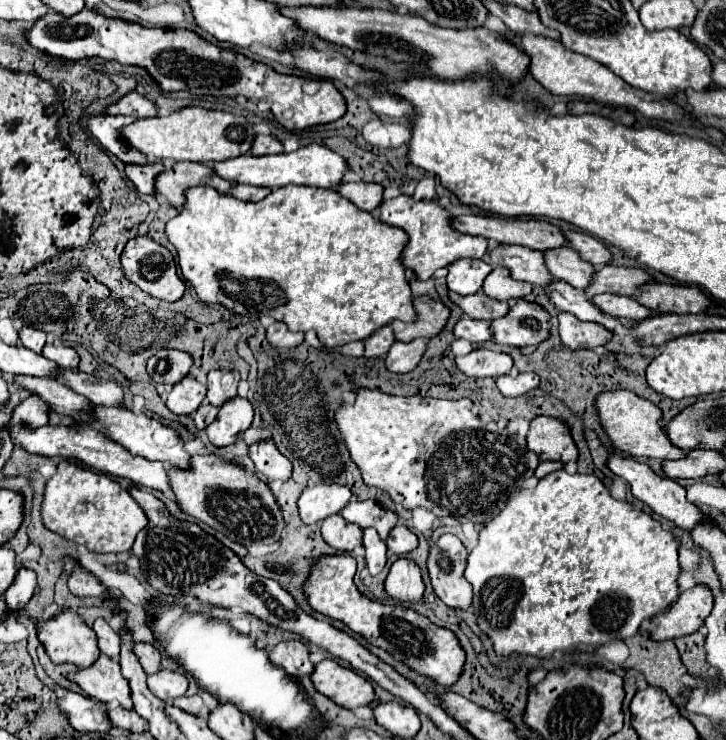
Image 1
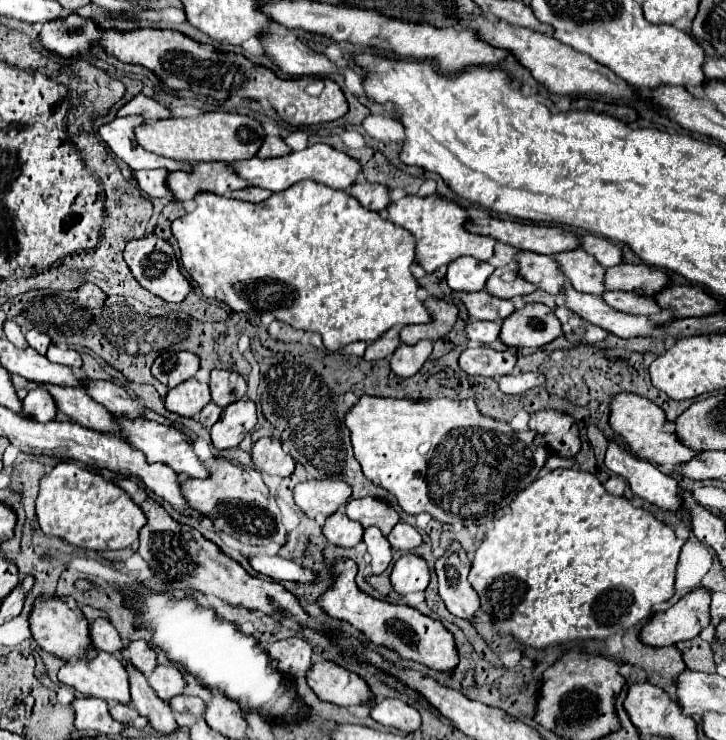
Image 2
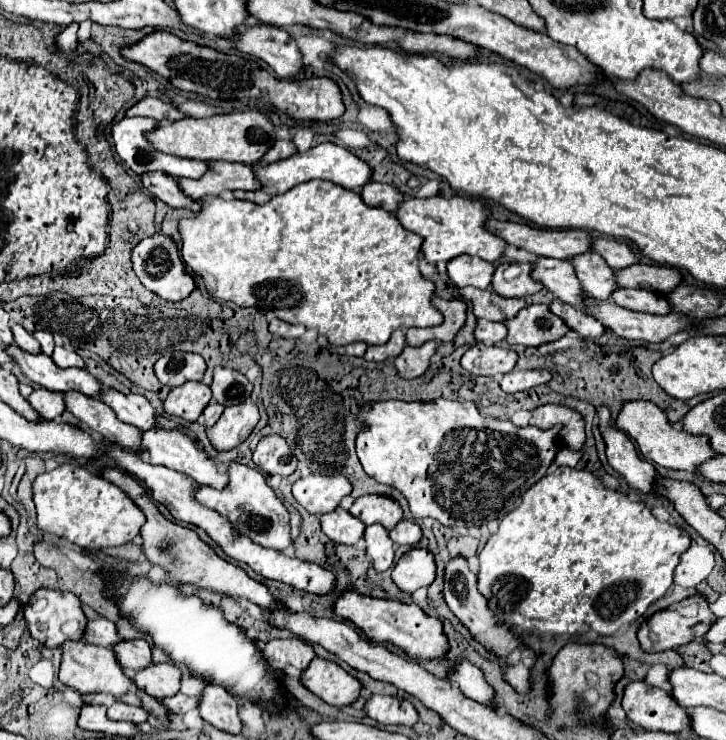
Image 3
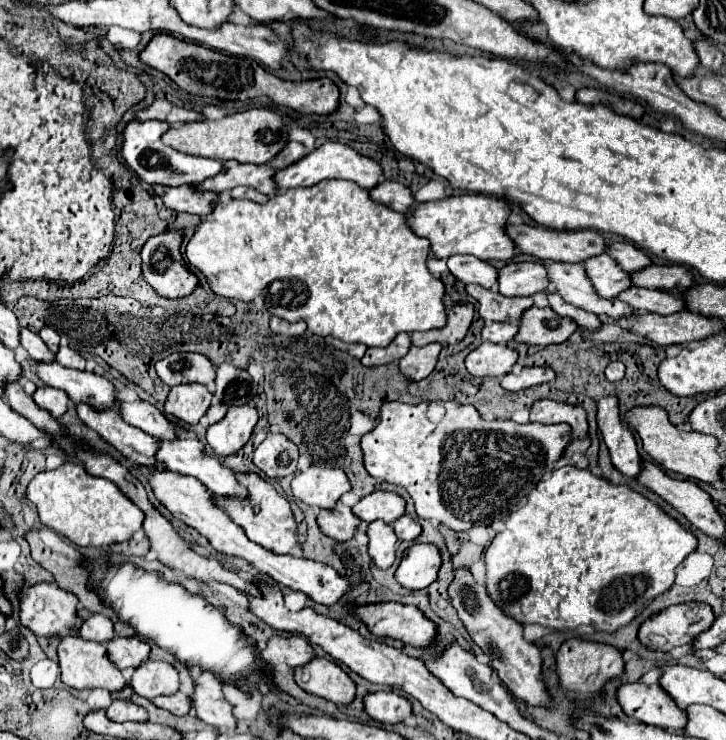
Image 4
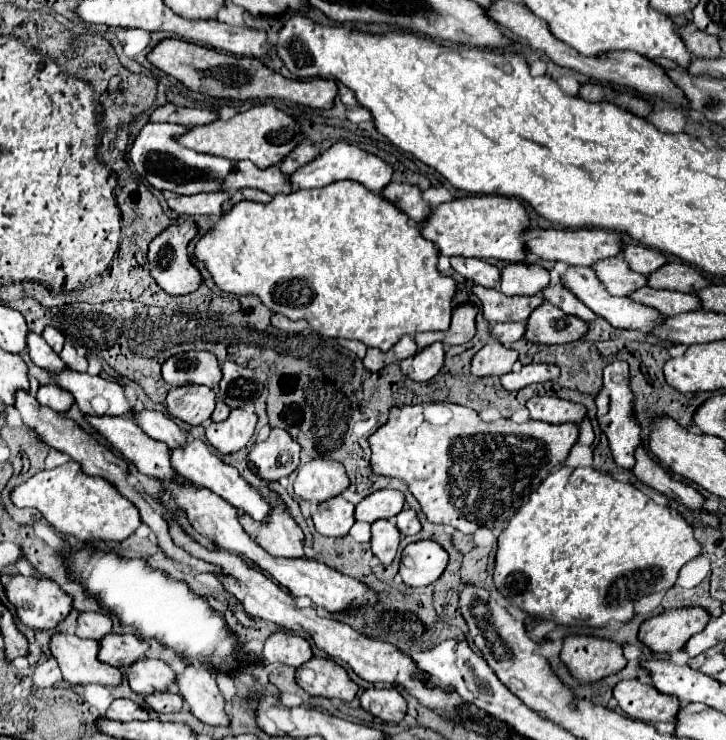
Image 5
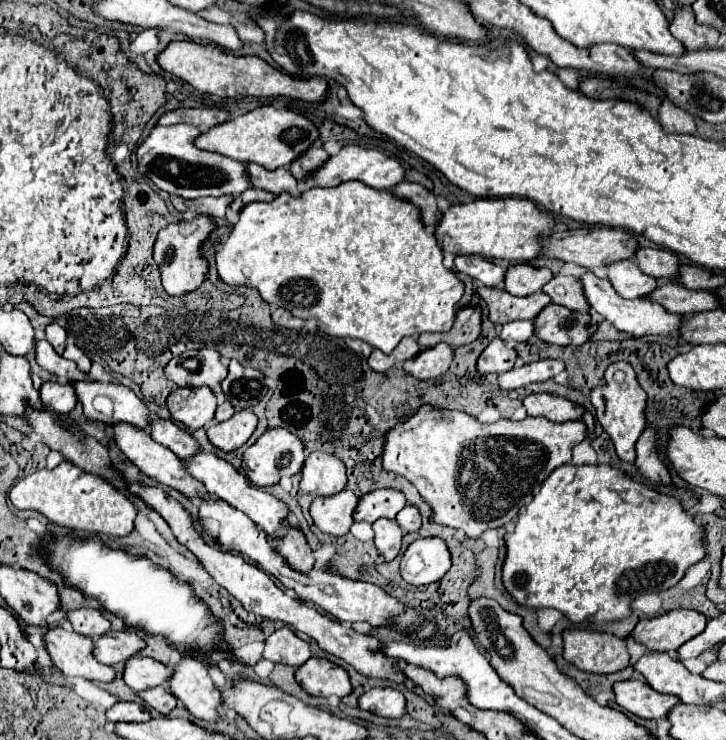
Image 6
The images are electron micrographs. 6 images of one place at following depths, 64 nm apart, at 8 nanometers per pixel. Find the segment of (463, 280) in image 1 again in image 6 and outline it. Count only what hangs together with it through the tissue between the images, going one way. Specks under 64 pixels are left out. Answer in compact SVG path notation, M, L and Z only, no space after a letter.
M456 256L456 270L472 276L484 286L498 286L504 280L506 270L482 256Z

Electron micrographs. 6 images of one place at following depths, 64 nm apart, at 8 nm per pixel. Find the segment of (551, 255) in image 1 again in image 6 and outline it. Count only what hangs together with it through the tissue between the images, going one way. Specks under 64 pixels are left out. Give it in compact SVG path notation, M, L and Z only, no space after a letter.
M632 260L610 264L608 280L624 298L644 298L658 288L658 280L644 274Z

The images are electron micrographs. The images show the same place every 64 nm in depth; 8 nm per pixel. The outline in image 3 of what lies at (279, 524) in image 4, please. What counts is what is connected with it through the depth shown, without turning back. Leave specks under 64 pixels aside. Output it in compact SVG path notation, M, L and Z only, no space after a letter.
M232 464L228 468L230 484L224 490L214 490L210 486L200 486L196 492L196 500L212 510L218 510L226 516L234 528L242 530L252 542L272 548L272 550L286 550L292 544L290 538L290 512L282 500L278 500L276 492L266 484L262 474L254 468L244 464Z

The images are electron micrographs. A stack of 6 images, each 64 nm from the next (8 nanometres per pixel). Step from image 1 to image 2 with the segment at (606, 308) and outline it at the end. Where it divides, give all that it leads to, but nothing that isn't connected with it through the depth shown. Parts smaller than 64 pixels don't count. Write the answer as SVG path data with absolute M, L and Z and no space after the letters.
M610 290L602 298L614 310L628 312L628 314L658 316L662 312L662 308L658 306L658 302L652 296L642 296L642 294L634 294L634 292L622 292L622 290Z

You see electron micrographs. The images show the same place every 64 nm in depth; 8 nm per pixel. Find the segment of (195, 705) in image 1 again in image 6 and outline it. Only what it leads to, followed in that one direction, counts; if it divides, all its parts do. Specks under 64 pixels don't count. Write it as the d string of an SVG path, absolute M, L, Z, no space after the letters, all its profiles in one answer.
M156 686L156 688L150 688L150 690L138 692L138 696L140 696L148 706L152 706L154 710L158 710L160 714L168 714L168 712L176 706L176 698L174 698L164 686Z

